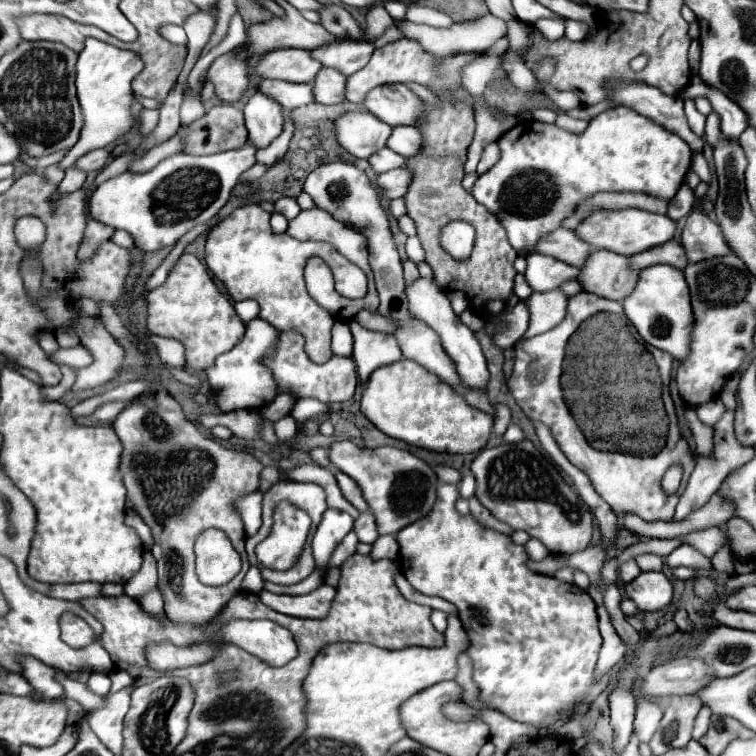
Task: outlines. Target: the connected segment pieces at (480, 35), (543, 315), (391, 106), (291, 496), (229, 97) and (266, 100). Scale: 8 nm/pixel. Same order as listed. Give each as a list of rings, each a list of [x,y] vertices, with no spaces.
[[[493,14],[489,16],[483,16],[475,22],[463,22],[454,23],[449,30],[443,30],[443,28],[431,28],[431,26],[425,26],[425,24],[415,24],[415,22],[409,22],[409,20],[395,20],[395,26],[399,28],[399,32],[405,36],[405,38],[411,38],[411,40],[417,40],[427,52],[431,52],[433,56],[437,58],[443,58],[443,56],[453,56],[457,52],[485,52],[495,40],[503,38],[505,36],[505,22],[495,18]]]
[[[551,290],[551,292],[543,292],[543,294],[533,292],[525,302],[529,308],[531,320],[529,320],[529,330],[521,339],[547,332],[553,326],[557,326],[563,320],[565,308],[567,308],[567,296],[561,290]]]
[[[385,84],[373,88],[365,96],[363,106],[391,126],[415,126],[417,118],[421,116],[421,100],[403,84]]]
[[[279,480],[273,484],[265,494],[263,494],[263,524],[259,532],[253,538],[247,538],[247,554],[249,558],[255,556],[255,546],[265,540],[271,532],[271,522],[273,522],[273,512],[279,502],[287,500],[289,504],[295,504],[295,508],[305,508],[305,512],[311,516],[311,538],[315,532],[315,526],[323,518],[323,512],[327,510],[325,504],[325,492],[321,486],[313,482],[293,482],[293,480]]]
[[[235,52],[217,58],[207,72],[207,80],[215,84],[215,94],[223,102],[235,102],[245,94],[245,90],[249,88],[249,80],[245,78],[249,78],[247,64],[237,60]]]
[[[255,92],[245,104],[245,126],[255,148],[265,148],[283,130],[283,110],[269,96]]]

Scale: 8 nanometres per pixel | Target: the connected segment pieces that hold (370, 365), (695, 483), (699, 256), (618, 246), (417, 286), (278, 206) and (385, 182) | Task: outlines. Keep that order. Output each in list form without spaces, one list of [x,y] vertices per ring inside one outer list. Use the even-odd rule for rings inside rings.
[[[351,320],[349,326],[351,326],[351,334],[355,338],[353,360],[357,364],[357,374],[363,384],[369,380],[369,376],[377,368],[393,364],[403,358],[403,352],[393,334],[361,328],[355,320]]]
[[[725,412],[723,418],[713,426],[713,430],[715,430],[715,458],[713,460],[703,458],[703,456],[697,458],[697,466],[689,478],[687,490],[679,496],[679,504],[677,504],[677,512],[675,512],[673,520],[685,520],[687,514],[695,512],[695,508],[707,504],[707,500],[713,496],[713,492],[719,490],[719,486],[727,478],[727,474],[741,468],[743,464],[747,464],[755,456],[755,450],[751,446],[741,446],[737,442],[735,432],[733,432],[733,412]]]
[[[704,182],[699,183],[694,190],[697,208],[687,216],[687,224],[681,234],[681,244],[687,252],[689,262],[701,262],[701,260],[725,256],[731,252],[719,226],[701,212],[700,203],[707,191],[708,185]]]
[[[597,208],[577,226],[575,232],[579,232],[579,236],[583,236],[583,240],[587,240],[587,244],[591,244],[593,248],[605,248],[615,254],[633,256],[637,252],[643,252],[647,248],[671,240],[675,234],[675,222],[663,214],[653,214],[641,208],[625,208],[625,210]]]
[[[419,278],[415,284],[407,286],[407,296],[409,296],[409,310],[413,316],[421,318],[423,322],[427,322],[441,338],[441,344],[447,352],[447,356],[453,360],[455,368],[457,368],[457,374],[461,376],[461,384],[469,390],[487,390],[487,384],[489,384],[489,370],[487,370],[487,360],[485,360],[485,354],[481,350],[481,344],[479,340],[475,338],[475,334],[463,326],[463,322],[459,320],[459,316],[453,312],[445,292],[431,280],[425,280],[425,278]]]
[[[279,198],[279,200],[275,202],[275,212],[283,214],[287,220],[293,220],[293,218],[301,212],[301,208],[299,208],[299,204],[295,202],[295,198]]]
[[[393,168],[377,174],[377,186],[381,188],[387,200],[401,198],[407,192],[411,180],[413,180],[413,172],[409,172],[407,168]]]

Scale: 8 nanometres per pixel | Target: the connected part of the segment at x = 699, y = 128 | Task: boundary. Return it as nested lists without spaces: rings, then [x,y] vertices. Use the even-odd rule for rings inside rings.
[[[685,100],[685,116],[687,116],[687,120],[689,120],[689,128],[691,128],[697,136],[703,136],[703,130],[705,130],[705,116],[697,112],[693,100]]]

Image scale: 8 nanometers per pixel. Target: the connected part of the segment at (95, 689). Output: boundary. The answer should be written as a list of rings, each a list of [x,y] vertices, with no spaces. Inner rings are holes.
[[[95,672],[95,674],[91,674],[89,680],[87,680],[87,688],[89,688],[93,694],[97,694],[97,696],[103,698],[103,696],[107,696],[107,692],[109,692],[109,688],[111,688],[111,680],[109,680],[107,674]]]

